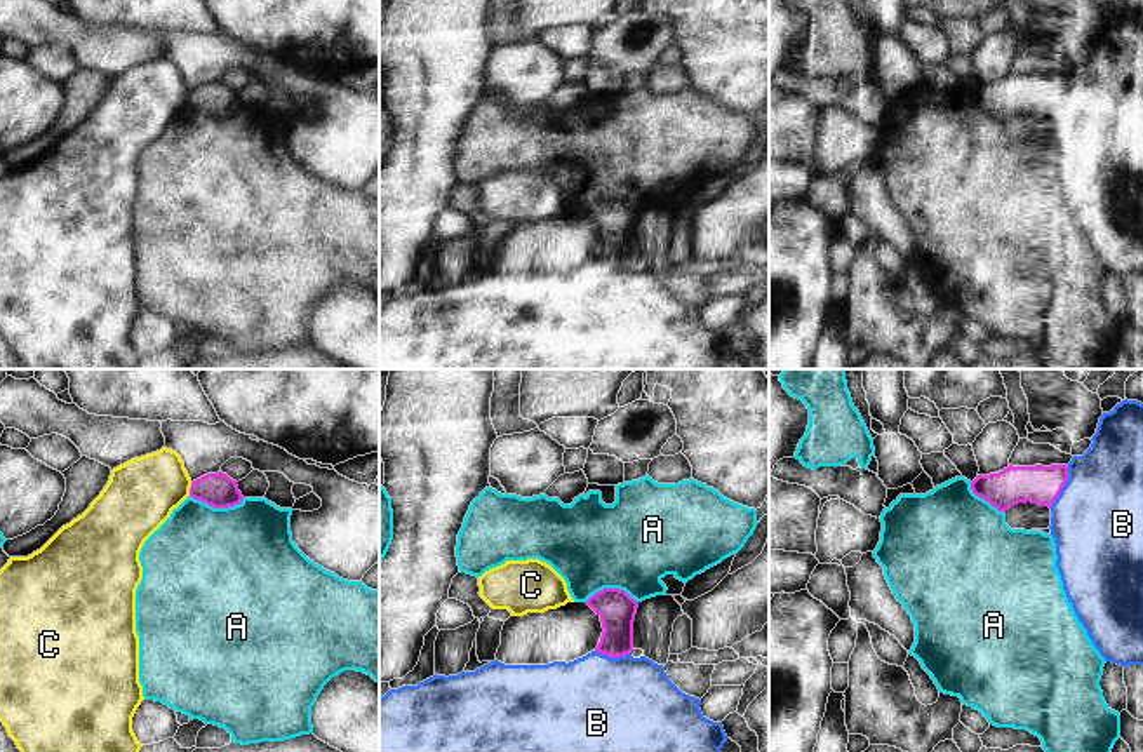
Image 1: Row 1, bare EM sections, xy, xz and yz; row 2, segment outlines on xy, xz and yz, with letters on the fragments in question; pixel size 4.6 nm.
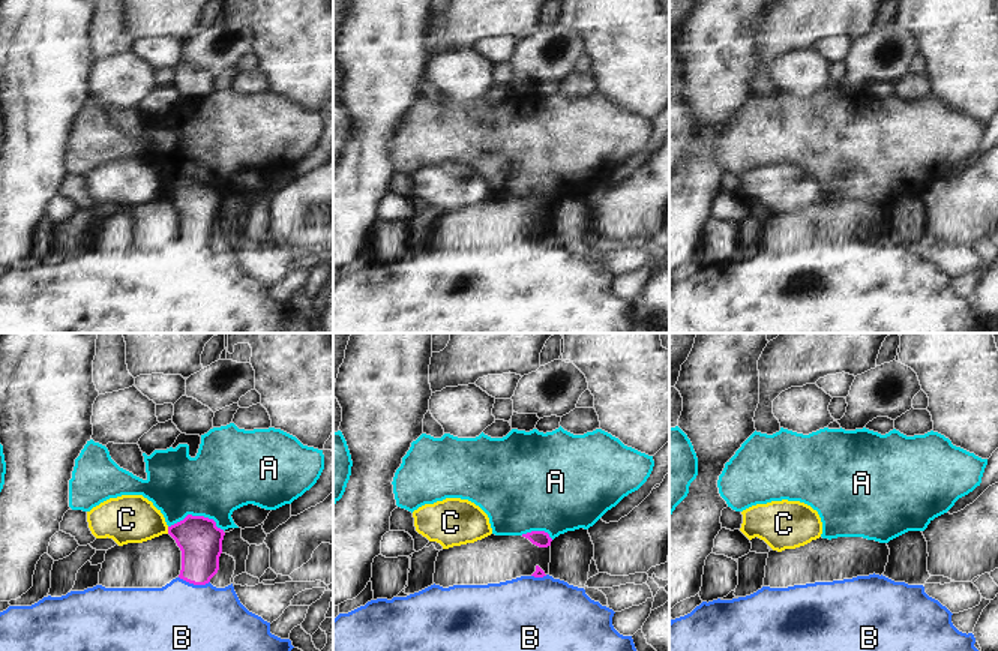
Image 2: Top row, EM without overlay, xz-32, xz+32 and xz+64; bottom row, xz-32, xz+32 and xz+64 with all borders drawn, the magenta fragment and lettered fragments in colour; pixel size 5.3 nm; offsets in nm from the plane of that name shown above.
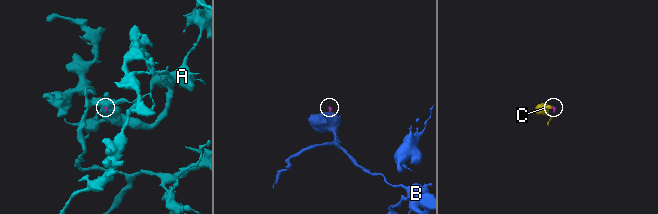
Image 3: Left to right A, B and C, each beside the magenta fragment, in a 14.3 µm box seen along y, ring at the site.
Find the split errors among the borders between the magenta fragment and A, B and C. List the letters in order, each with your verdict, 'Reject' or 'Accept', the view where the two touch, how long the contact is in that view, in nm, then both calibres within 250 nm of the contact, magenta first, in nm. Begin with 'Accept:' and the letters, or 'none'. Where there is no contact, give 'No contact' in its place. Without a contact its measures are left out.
Accept: B
A: Reject. Touches magenta in xy. Shared border 260 nm. Thickness 160 nm (magenta) against 500 nm
B: Accept. Touches magenta in yz. Shared border 220 nm. Thickness 180 nm (magenta) against 420 nm
C: Reject. Touches magenta in xy. Shared border 70 nm. Thickness 160 nm (magenta) against 320 nm.

